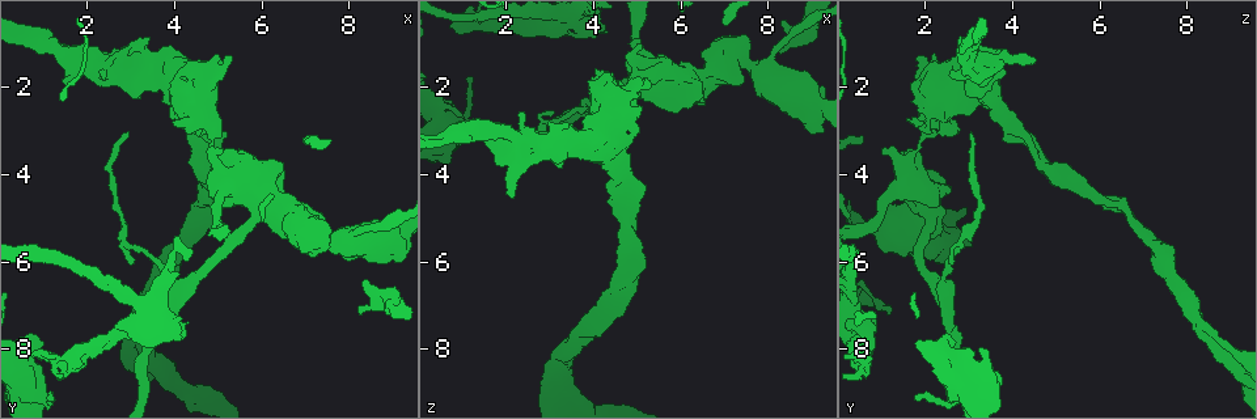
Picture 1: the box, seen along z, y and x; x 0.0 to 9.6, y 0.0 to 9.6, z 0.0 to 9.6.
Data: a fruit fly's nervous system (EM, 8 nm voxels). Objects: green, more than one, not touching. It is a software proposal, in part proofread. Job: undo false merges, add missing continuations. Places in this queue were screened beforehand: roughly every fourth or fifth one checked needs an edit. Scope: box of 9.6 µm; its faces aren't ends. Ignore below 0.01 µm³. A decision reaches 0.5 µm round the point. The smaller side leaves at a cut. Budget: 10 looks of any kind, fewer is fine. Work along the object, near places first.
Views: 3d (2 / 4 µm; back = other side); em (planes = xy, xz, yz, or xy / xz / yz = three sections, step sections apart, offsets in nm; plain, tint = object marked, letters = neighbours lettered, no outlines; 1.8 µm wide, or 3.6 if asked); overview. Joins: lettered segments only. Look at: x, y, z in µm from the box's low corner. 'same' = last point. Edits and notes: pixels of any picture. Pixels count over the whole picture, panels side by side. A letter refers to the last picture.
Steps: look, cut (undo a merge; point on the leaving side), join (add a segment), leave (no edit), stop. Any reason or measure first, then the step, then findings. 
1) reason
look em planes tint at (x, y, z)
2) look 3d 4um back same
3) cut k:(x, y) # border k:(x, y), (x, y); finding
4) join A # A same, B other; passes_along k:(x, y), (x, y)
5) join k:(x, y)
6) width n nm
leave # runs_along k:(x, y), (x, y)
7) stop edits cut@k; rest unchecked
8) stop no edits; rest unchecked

free end
look em 3.6um planes tint at (8.30, 7.20, 1.15)

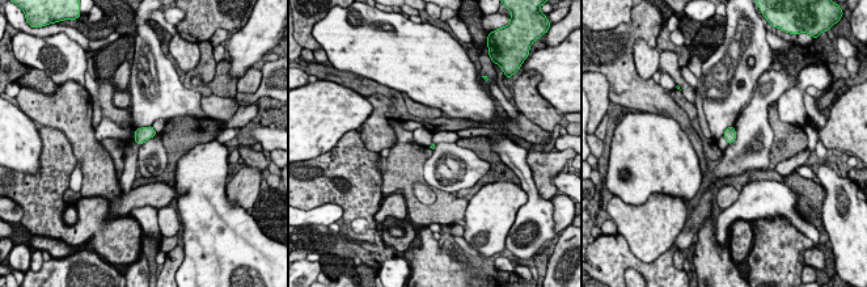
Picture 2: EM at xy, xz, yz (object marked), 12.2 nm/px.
look em 3.6um planes letters same

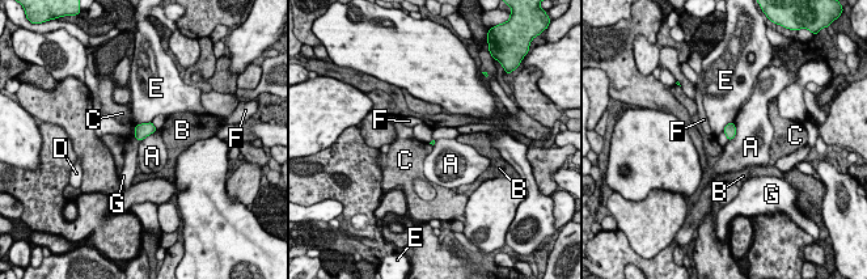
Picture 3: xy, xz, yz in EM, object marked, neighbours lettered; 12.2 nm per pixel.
leave # A other, B other, C other, D other, E other, F other, G other; border 3:(732, 123), (735, 134), (728, 140); none of them fits

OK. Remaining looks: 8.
branch stops here
look 3d 4um at (4.30, 7.60, 0.65)

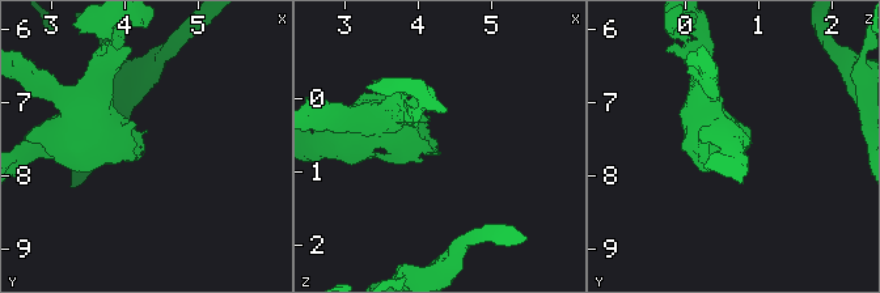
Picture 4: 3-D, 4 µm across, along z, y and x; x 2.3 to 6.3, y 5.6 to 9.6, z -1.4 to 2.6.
look em yz step 16 tint at (4.30, 7.60, 0.65)

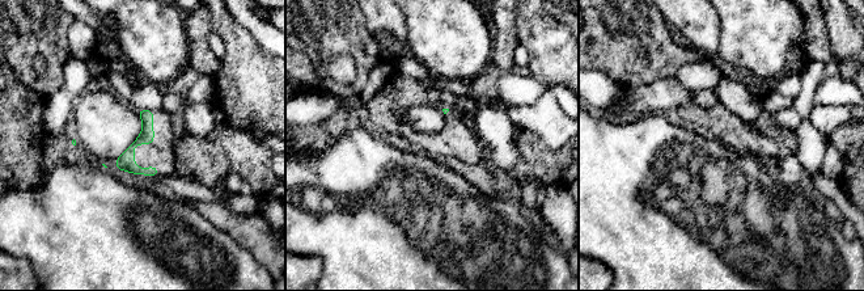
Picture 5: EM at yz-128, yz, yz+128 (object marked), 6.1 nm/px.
look em yz step 16 letters same

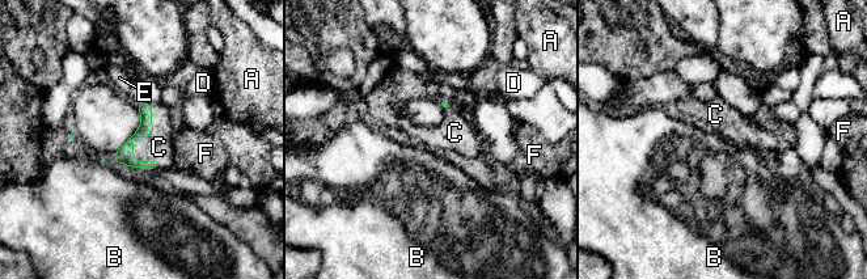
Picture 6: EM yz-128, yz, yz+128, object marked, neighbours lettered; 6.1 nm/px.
longest_contact C 400 nm
join C # A other, B other, C same, D other, E other, F other; the neuron continues

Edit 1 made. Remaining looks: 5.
look overview

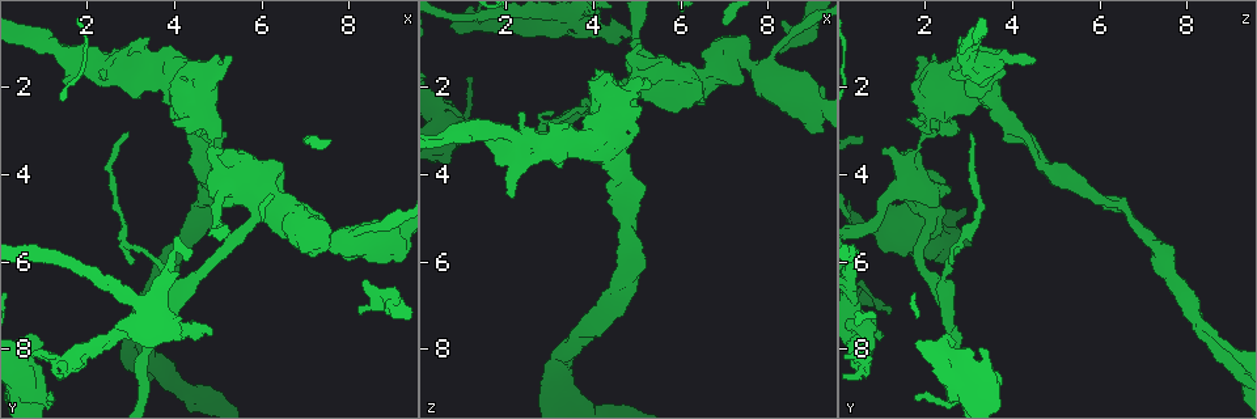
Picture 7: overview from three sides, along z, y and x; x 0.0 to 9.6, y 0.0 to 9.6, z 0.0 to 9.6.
branch point
look em planes tint at (4.55, 2.85, 3.95)

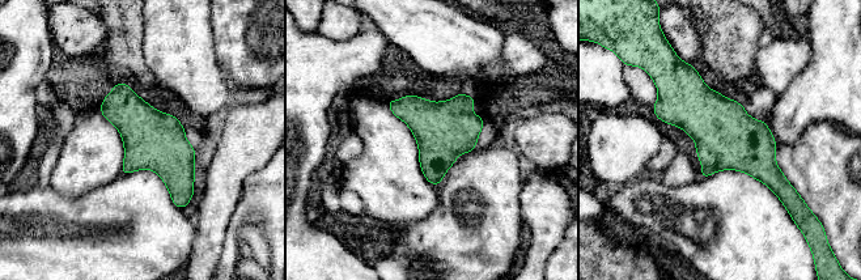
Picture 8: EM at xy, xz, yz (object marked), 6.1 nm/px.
what lies round it
look em planes letters same

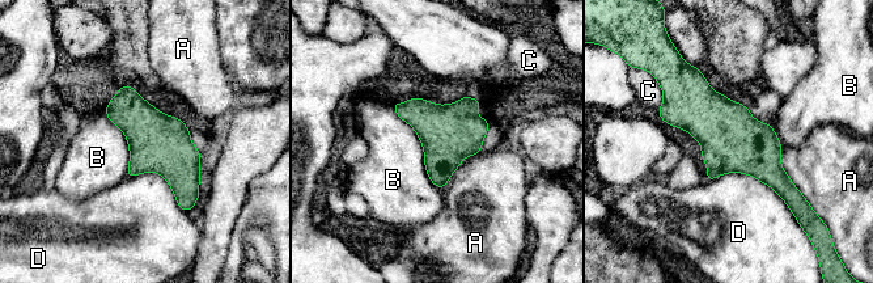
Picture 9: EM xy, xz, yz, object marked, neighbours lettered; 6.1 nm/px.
width 360 nm
leave # A other, B other, C other, D other; one neuron here

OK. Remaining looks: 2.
stop edits join@6; rest unchecked

